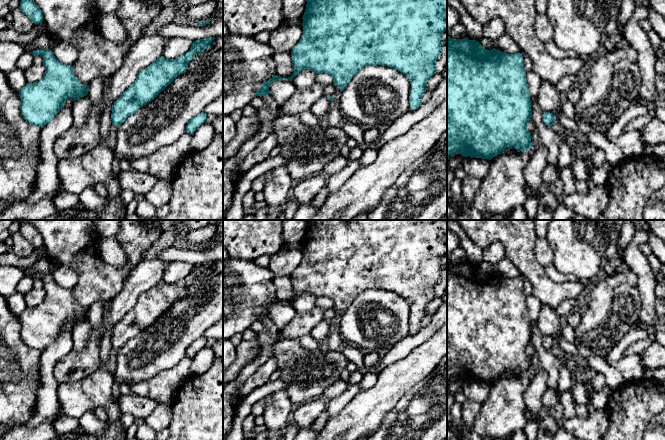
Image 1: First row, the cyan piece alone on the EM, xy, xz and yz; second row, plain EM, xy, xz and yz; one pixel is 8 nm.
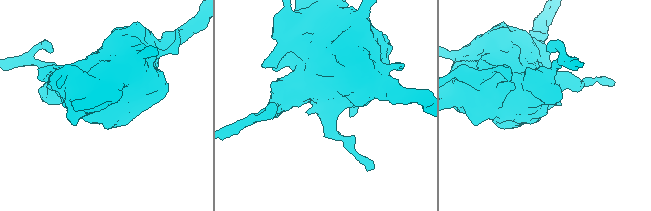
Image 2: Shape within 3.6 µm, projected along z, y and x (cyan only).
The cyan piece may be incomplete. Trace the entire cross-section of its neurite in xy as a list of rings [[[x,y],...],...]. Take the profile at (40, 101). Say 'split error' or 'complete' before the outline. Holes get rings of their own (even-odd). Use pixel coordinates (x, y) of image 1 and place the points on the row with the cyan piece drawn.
complete; [[[35,50],[33,56],[40,55],[45,66],[45,75],[36,82],[26,83],[19,91],[21,99],[20,110],[26,122],[43,128],[52,121],[60,109],[64,107],[66,100],[72,97],[77,100],[88,94],[89,85],[82,85],[74,74],[73,66],[59,62],[52,53],[52,50]]]

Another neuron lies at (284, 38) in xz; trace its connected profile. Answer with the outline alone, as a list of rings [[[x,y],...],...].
[[[280,25],[270,32],[268,45],[274,51],[291,52],[303,35],[303,26]]]

